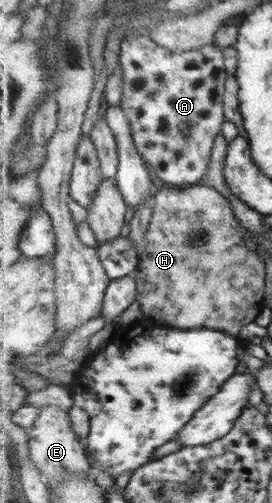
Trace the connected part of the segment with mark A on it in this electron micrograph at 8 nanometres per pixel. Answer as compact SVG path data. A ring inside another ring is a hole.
M151 37L127 39L121 42L120 48L119 63L123 67L121 77L124 77L121 107L131 122L132 136L139 153L162 182L176 185L201 184L205 171L210 168L215 140L223 131L226 120L224 99L229 76L223 49L213 43L199 49L171 52L152 41Z

